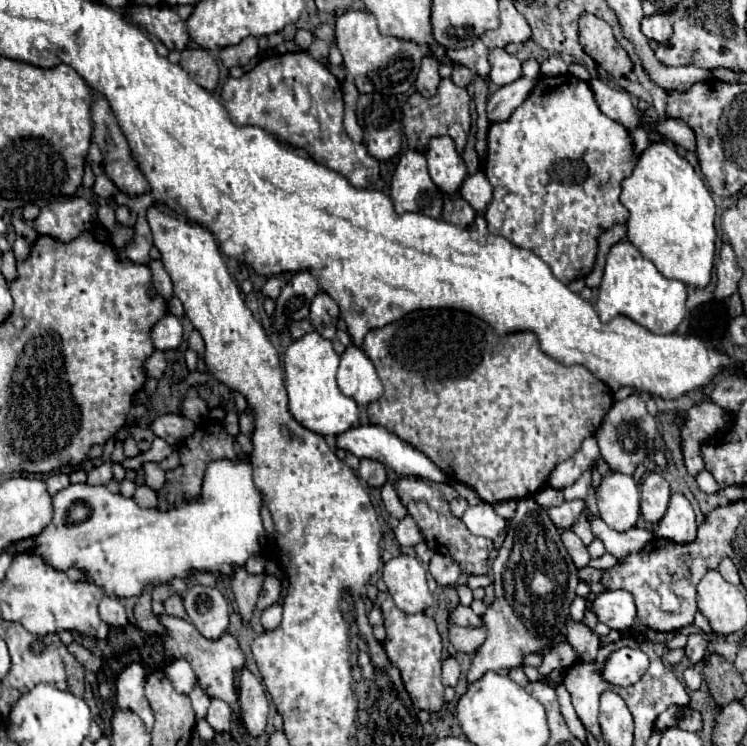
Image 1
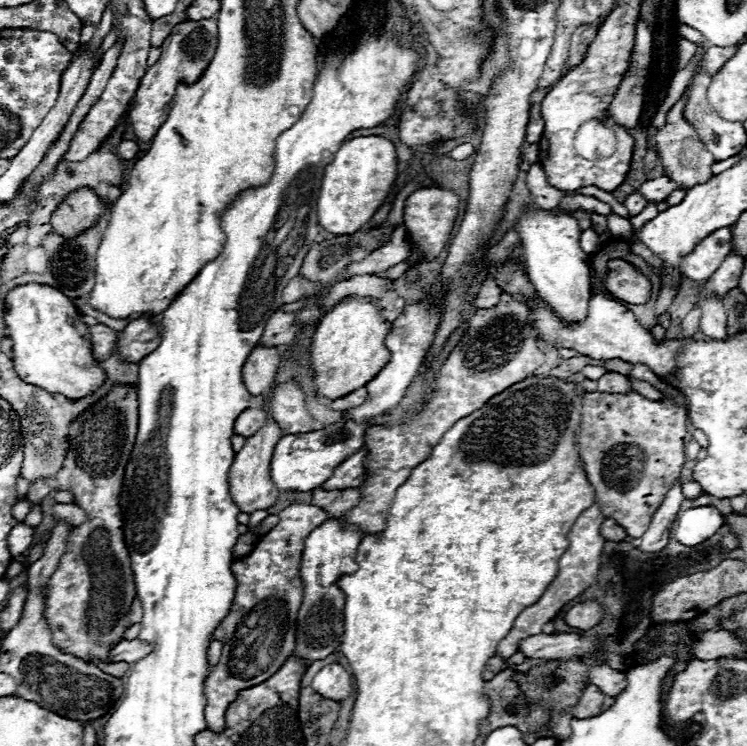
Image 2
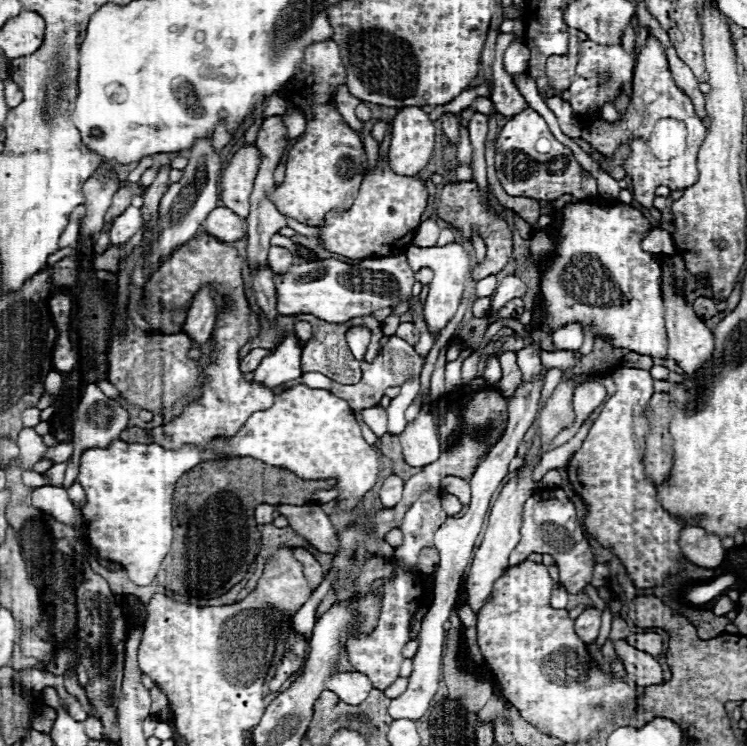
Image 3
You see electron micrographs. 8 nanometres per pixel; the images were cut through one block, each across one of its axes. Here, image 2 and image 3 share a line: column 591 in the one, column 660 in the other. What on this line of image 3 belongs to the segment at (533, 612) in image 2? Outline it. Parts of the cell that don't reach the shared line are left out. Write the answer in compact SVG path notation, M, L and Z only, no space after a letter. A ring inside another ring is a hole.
M618 368L612 374L616 394L602 406L586 440L568 462L568 480L586 502L586 532L618 556L636 588L654 588L682 572L678 534L682 526L656 502L656 486L644 470L648 418L640 414L654 394L648 370Z

